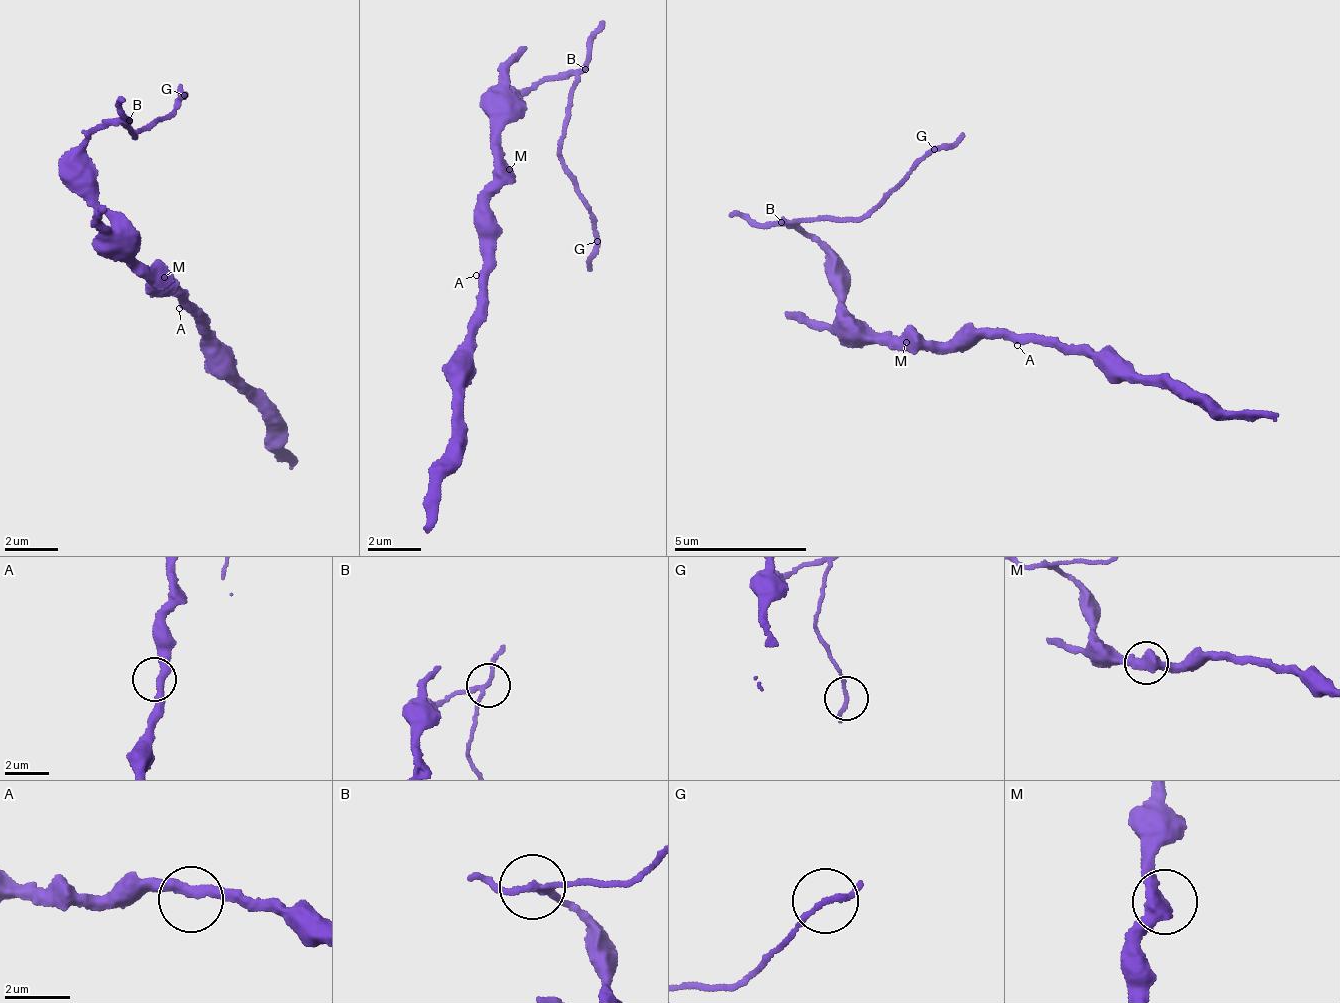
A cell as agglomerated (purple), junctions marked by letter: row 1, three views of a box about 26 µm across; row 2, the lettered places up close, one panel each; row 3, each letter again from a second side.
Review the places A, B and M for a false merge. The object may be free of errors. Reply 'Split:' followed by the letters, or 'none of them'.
Split: B

